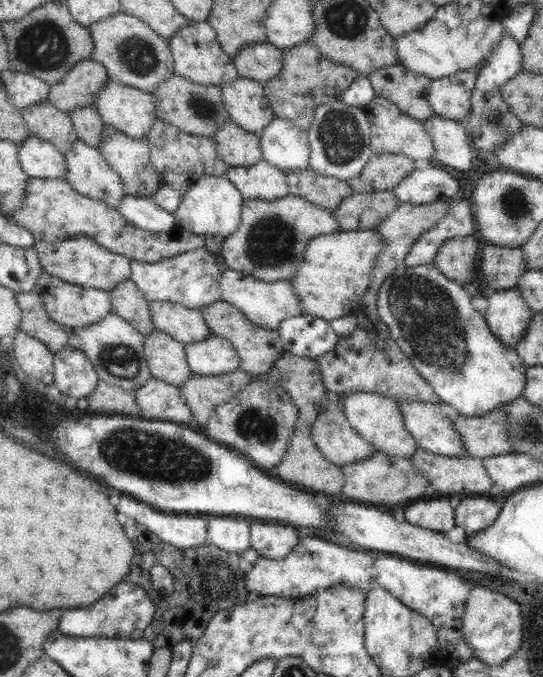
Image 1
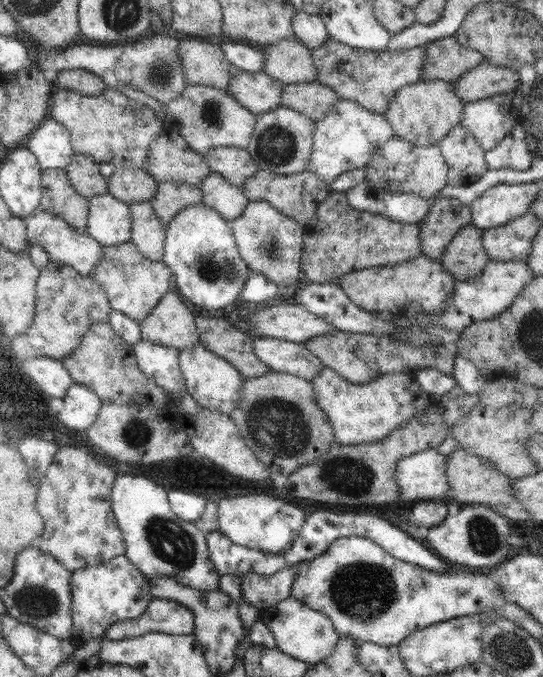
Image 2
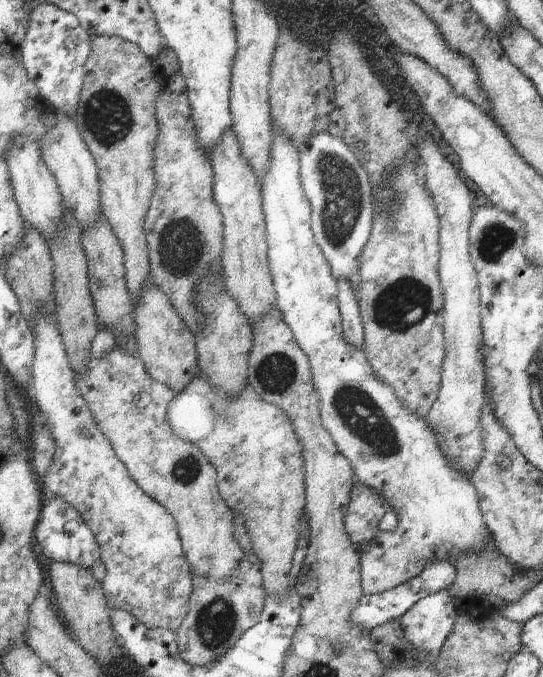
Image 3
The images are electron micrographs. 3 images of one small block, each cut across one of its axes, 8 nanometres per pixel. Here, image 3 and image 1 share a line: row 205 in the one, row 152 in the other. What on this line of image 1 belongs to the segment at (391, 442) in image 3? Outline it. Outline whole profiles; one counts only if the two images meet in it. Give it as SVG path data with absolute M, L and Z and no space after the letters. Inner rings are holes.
M274 116L259 134L259 140L263 159L285 173L309 166L307 132L294 122Z

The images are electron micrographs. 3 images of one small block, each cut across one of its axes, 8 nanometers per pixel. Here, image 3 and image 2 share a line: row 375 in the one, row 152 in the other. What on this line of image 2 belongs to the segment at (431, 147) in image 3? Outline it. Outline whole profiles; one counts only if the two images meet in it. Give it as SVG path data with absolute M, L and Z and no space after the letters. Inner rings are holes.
M462 125L454 126L438 146L448 165L448 184L469 185L488 172L485 151Z

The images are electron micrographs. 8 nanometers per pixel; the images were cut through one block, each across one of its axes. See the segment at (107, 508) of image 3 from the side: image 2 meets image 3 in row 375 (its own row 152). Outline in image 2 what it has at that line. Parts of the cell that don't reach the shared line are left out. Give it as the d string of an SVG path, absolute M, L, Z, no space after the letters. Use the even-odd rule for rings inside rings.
M48 117L31 133L25 143L42 169L66 168L75 153L69 142L69 131Z

